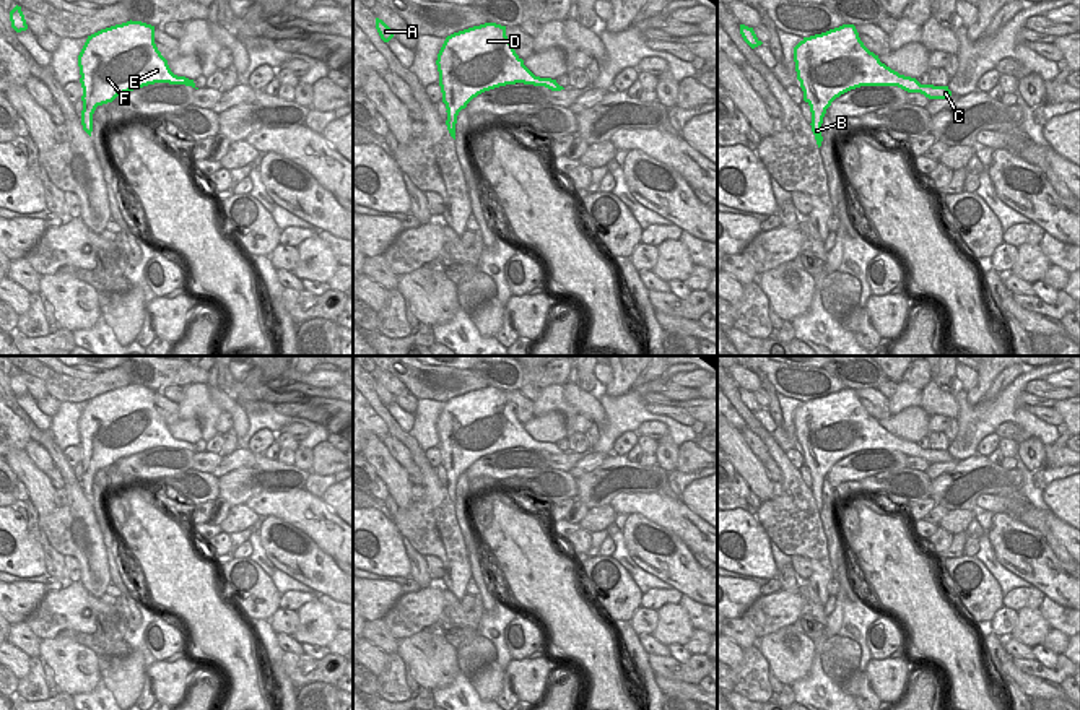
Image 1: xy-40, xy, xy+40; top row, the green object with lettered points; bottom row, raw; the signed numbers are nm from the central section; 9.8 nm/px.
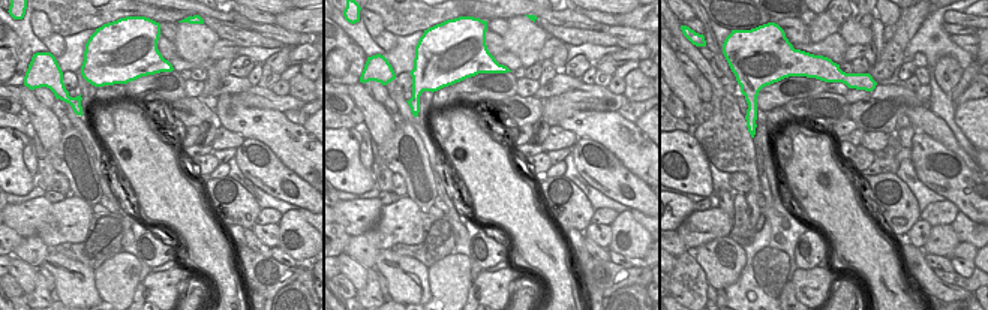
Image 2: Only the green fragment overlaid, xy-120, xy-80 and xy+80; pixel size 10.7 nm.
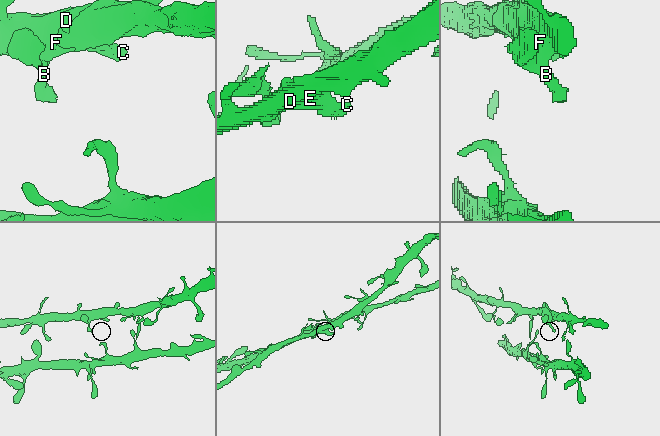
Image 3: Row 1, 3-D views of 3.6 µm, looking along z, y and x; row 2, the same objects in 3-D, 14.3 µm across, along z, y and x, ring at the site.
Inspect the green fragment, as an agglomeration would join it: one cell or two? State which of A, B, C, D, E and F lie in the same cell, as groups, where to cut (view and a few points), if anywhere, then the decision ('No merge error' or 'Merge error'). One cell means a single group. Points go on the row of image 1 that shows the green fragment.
Groups: A B C D E F. No split. No merge error

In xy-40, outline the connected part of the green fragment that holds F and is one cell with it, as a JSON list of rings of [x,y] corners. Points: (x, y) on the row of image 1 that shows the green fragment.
[[[127,21],[88,36],[80,55],[83,88],[81,125],[91,136],[98,106],[117,96],[155,83],[185,84],[198,89],[194,80],[171,71],[155,44],[155,26]]]

